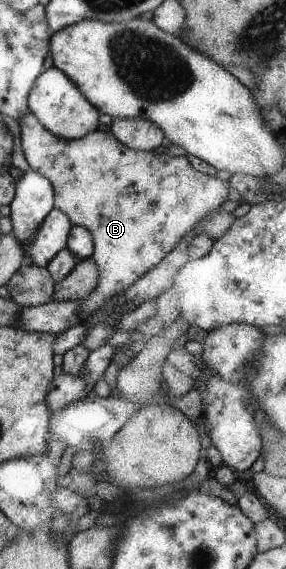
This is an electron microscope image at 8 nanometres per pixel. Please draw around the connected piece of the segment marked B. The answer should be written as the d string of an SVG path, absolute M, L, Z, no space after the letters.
M30 111L22 114L17 119L17 122L19 123L20 128L19 136L24 159L30 166L30 169L34 170L36 173L42 174L42 177L45 177L53 186L54 208L62 210L62 213L65 213L69 217L69 220L74 226L85 227L91 233L93 241L91 258L97 265L99 280L97 287L93 289L93 292L89 293L84 300L80 301L82 319L96 311L109 297L115 296L118 292L125 290L134 280L137 280L138 277L142 276L148 268L154 267L162 257L168 254L171 249L174 249L178 240L186 235L189 229L193 229L193 225L196 224L198 220L202 219L208 212L220 208L220 205L227 199L228 182L220 180L213 175L211 176L210 174L202 173L198 171L198 169L194 169L186 156L169 157L166 152L157 154L157 151L155 150L133 150L130 149L129 146L122 145L122 142L119 142L111 132L102 132L97 128L93 132L87 133L85 136L75 140L68 141L62 138L56 139L54 138L54 134L50 133Z

